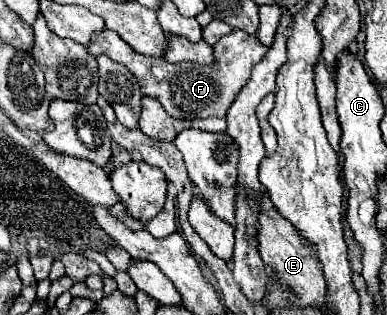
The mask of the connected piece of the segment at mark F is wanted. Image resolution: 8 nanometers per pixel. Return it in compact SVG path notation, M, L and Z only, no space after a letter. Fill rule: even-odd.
M104 29L100 33L94 33L90 39L90 45L86 47L90 55L98 57L100 53L108 55L116 63L122 63L132 71L132 75L138 79L138 85L142 89L142 95L160 99L164 111L168 111L174 119L206 119L206 117L226 117L230 105L234 103L240 89L248 83L252 67L264 59L266 47L246 31L234 29L228 35L224 35L214 45L214 65L196 65L196 63L178 63L178 71L174 63L168 63L164 57L148 57L134 51L128 43L124 43L118 33Z

